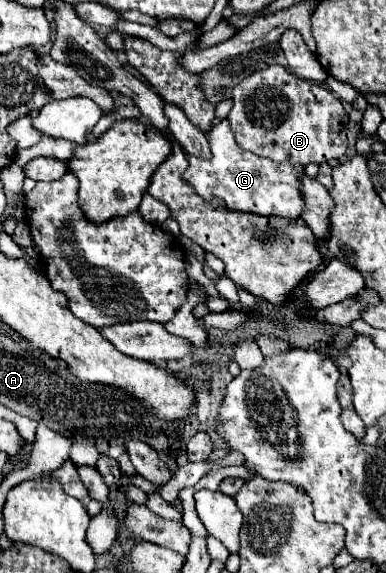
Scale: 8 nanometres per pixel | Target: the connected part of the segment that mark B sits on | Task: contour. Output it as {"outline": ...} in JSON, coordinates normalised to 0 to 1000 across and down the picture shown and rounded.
{"outline":[[[705,113],[684,124],[622,141],[601,162],[606,187],[591,201],[611,250],[668,274],[715,284],[798,288],[886,277],[896,267],[896,218],[902,201],[850,155],[793,141],[762,138],[731,113]]]}

